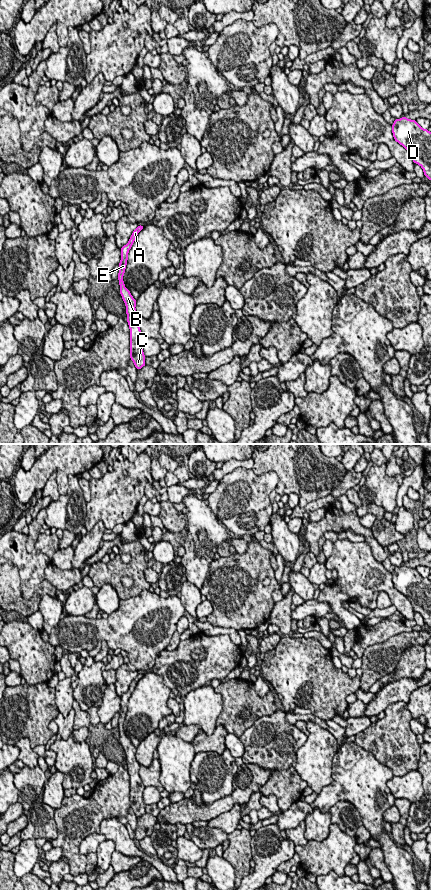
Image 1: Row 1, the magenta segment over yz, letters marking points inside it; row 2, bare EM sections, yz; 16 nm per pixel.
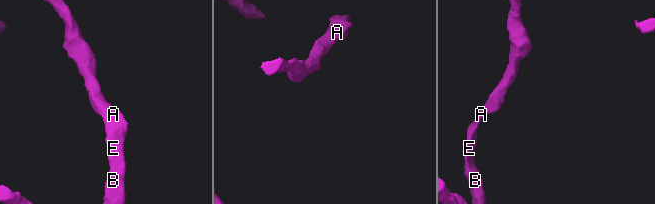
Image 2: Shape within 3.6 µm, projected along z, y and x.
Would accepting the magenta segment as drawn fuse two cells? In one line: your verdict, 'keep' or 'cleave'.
keep

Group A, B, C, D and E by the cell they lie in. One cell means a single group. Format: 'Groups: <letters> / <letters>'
Groups: A B C D E

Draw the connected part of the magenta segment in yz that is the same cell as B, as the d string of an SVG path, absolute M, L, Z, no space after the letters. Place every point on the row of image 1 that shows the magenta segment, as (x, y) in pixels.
M138 226L132 233L129 242L121 248L121 261L119 263L118 280L120 285L120 294L126 306L127 322L130 329L130 358L133 361L136 369L141 369L145 366L145 355L143 353L143 343L145 338L140 330L140 316L136 312L136 300L131 295L130 291L125 287L123 276L125 273L128 252L131 249L138 233L144 226Z

